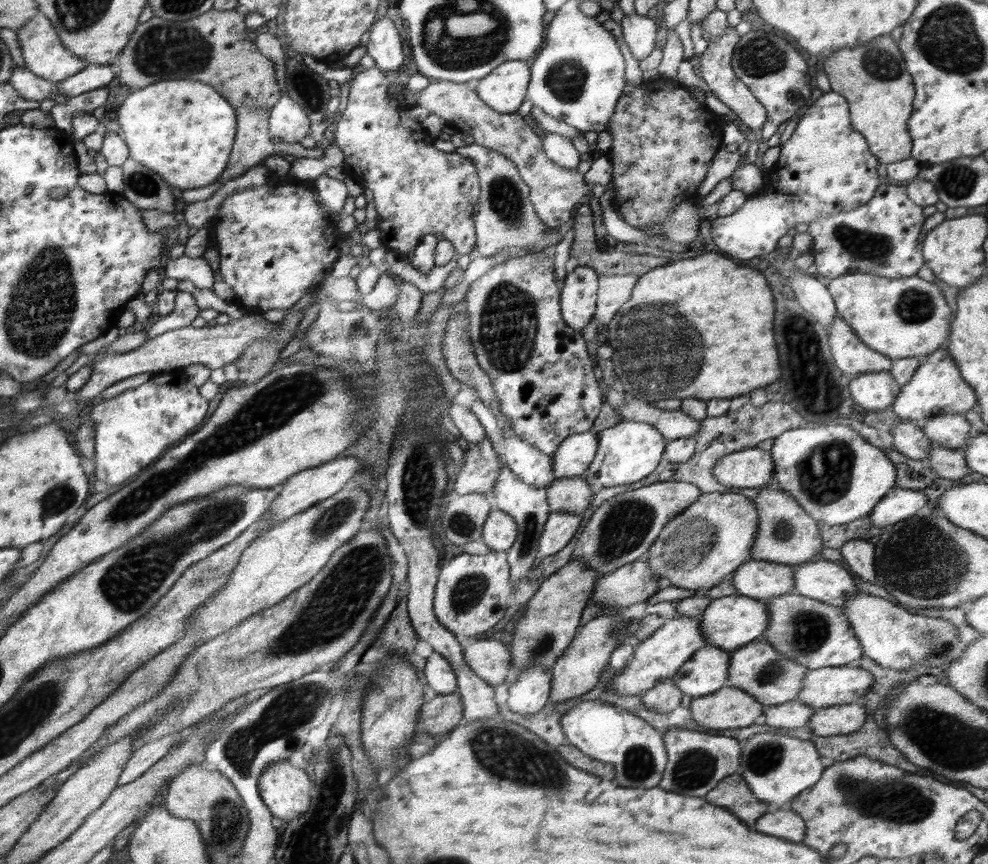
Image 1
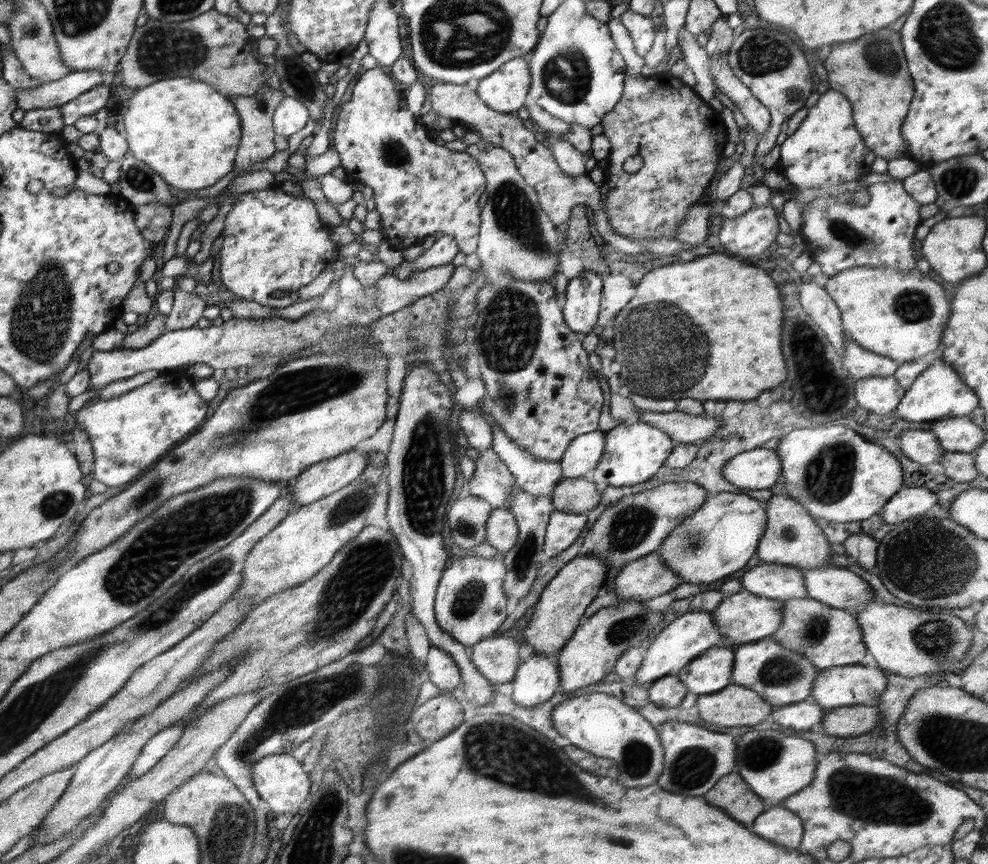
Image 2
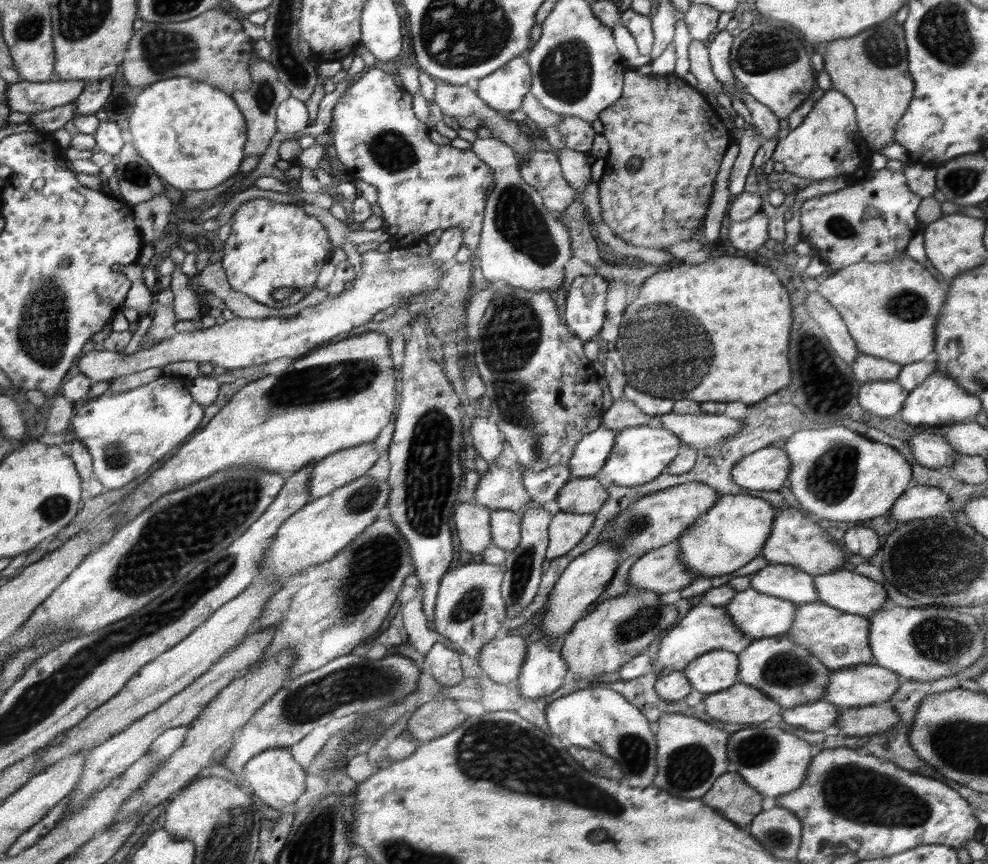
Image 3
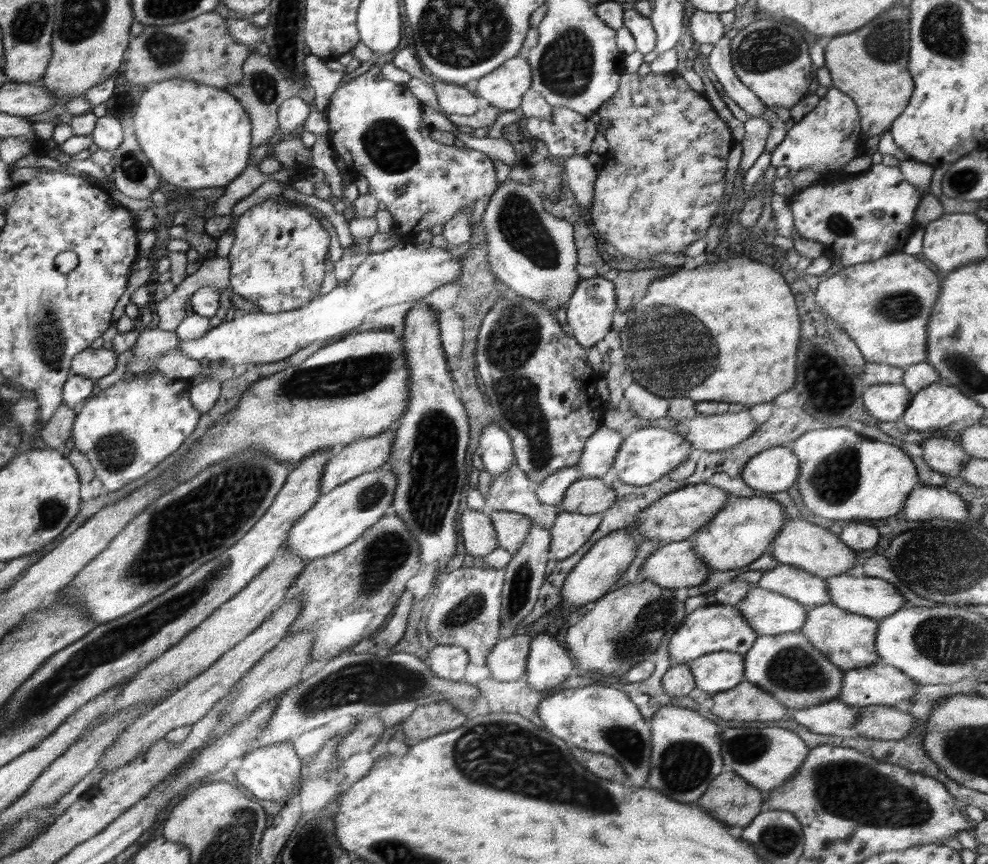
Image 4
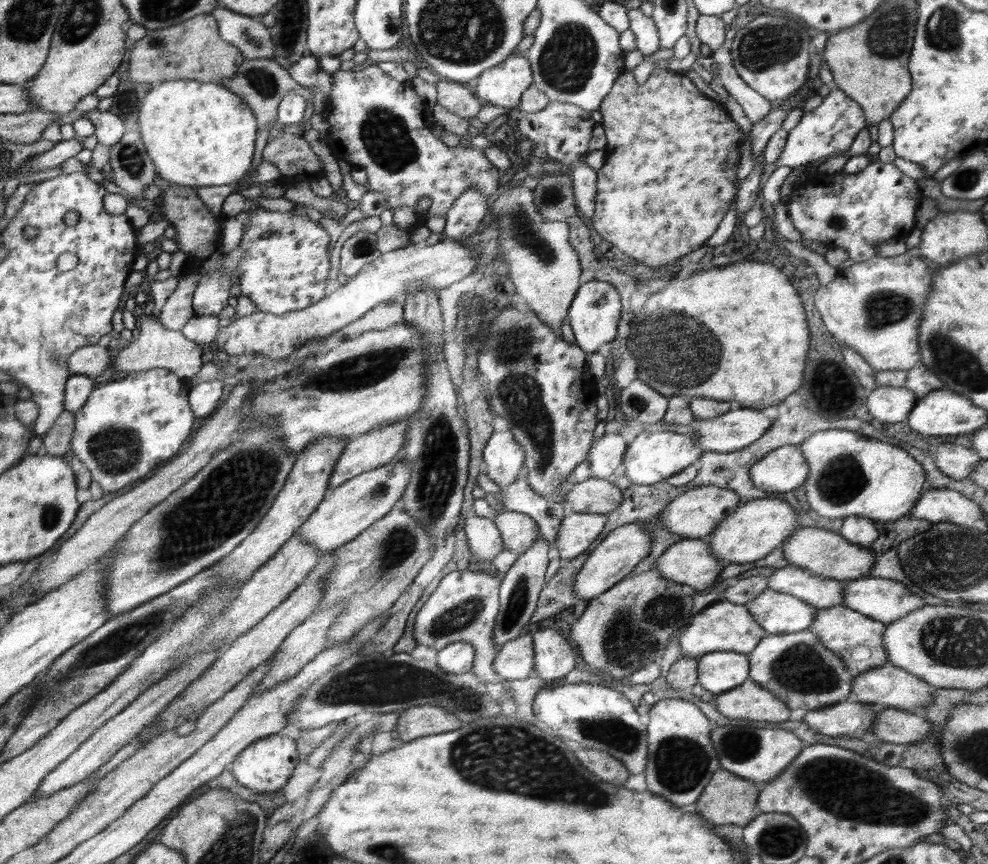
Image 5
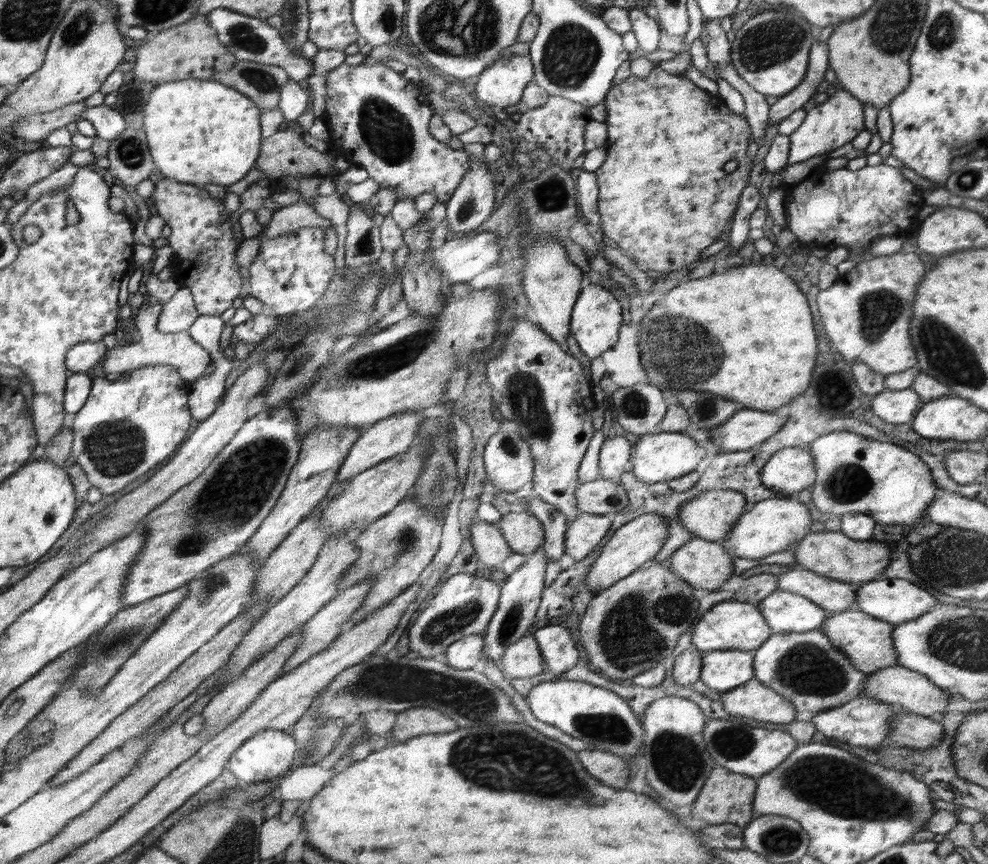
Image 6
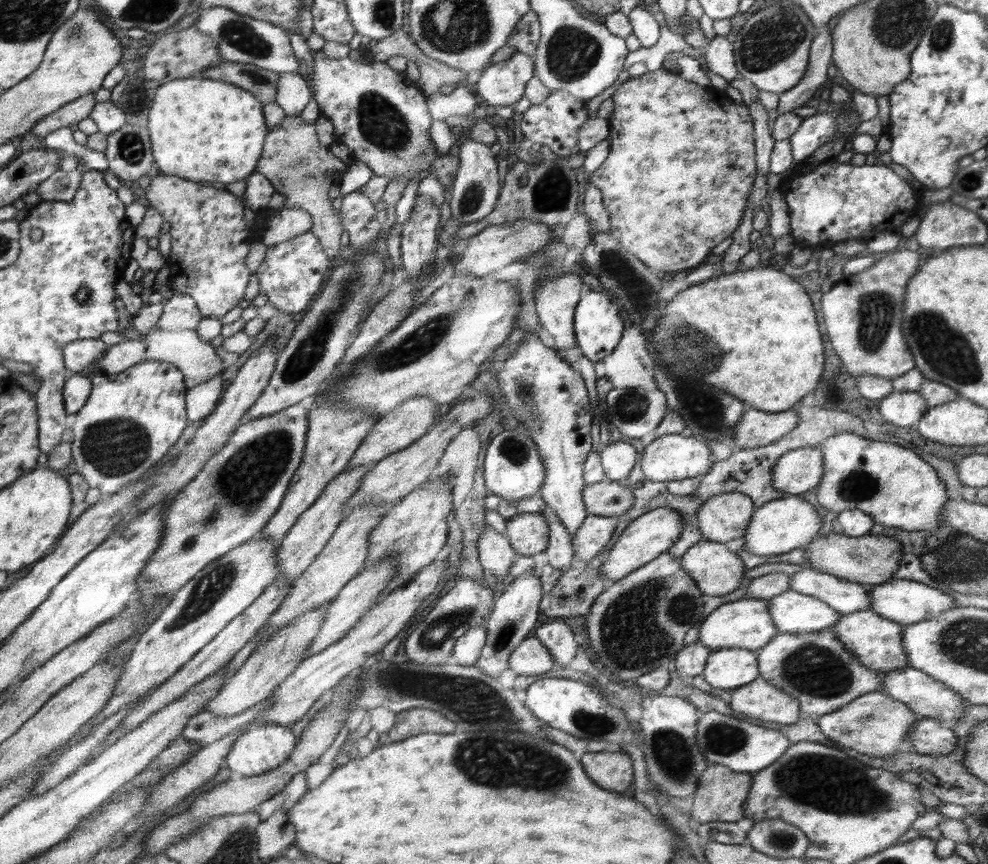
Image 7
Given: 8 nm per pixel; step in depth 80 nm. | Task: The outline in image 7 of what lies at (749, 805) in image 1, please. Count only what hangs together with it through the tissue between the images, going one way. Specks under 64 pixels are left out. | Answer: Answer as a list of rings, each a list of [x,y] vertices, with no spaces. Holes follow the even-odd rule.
[[[710,765],[706,772],[701,776],[701,784],[698,787],[694,804],[690,813],[700,822],[738,822],[744,819],[743,806],[750,794],[751,781],[753,776],[750,773],[733,772],[725,765]]]

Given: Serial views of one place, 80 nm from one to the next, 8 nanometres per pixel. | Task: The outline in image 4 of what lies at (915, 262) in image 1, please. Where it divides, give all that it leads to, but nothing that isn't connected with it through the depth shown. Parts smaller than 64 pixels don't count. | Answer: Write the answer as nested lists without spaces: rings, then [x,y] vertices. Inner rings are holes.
[[[875,164],[853,180],[836,180],[830,184],[813,184],[792,197],[791,213],[793,226],[808,240],[815,240],[824,246],[824,254],[839,256],[836,269],[866,263],[888,256],[892,250],[903,248],[906,240],[918,228],[914,213],[921,201],[922,193],[908,182],[898,167]]]

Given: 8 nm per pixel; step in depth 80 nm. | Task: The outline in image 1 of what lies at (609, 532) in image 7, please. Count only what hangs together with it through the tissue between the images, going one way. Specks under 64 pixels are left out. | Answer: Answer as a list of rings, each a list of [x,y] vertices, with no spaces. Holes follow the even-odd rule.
[[[552,510],[549,518],[546,519],[545,530],[541,534],[538,553],[548,557],[569,546],[580,532],[583,524],[581,515],[559,513]]]

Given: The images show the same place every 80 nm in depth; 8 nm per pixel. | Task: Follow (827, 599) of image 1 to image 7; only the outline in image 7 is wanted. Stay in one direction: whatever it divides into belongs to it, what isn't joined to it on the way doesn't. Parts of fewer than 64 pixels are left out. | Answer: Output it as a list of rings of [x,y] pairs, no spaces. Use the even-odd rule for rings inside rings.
[[[894,580],[868,586],[871,598],[870,608],[880,616],[903,626],[920,620],[930,620],[945,610],[955,607],[954,598],[942,590],[913,580]]]

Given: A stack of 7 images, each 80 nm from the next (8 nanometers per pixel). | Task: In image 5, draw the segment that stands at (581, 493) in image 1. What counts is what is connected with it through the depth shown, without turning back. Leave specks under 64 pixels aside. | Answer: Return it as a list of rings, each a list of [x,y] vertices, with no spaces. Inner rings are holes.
[[[590,477],[572,485],[565,496],[566,507],[571,512],[607,514],[622,504],[624,493],[607,479]]]

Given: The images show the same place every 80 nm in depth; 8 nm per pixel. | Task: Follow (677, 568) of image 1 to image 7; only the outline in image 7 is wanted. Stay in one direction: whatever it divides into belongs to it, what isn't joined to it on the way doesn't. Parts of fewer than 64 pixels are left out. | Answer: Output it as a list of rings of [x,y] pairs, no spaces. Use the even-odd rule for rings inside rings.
[[[798,495],[790,498],[783,496],[756,508],[743,536],[744,545],[749,553],[757,556],[781,555],[794,548],[809,546],[818,537],[820,528],[822,520],[811,503],[802,500]]]

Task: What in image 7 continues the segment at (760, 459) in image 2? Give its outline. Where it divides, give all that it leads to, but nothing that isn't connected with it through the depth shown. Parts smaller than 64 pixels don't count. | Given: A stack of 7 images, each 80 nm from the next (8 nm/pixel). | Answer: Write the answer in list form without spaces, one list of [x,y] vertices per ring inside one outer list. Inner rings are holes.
[[[804,447],[787,452],[773,468],[773,484],[788,494],[799,495],[817,488],[824,478],[825,459],[822,449]]]

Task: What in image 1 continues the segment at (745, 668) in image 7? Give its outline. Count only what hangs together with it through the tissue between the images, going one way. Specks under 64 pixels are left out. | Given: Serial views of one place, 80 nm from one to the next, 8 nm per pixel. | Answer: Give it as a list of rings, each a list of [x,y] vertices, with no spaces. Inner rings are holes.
[[[705,645],[673,676],[683,694],[712,695],[728,683],[732,654],[714,645]]]

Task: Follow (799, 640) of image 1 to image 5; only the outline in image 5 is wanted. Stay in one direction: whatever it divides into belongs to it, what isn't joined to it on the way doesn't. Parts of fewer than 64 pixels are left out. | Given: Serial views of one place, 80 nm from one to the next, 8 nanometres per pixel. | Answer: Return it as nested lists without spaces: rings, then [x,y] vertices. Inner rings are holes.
[[[838,605],[818,609],[817,616],[808,630],[819,636],[826,648],[829,648],[837,657],[841,657],[852,674],[860,674],[888,663],[883,647],[885,628],[886,624],[883,622],[865,617],[861,612],[856,612],[844,605]]]

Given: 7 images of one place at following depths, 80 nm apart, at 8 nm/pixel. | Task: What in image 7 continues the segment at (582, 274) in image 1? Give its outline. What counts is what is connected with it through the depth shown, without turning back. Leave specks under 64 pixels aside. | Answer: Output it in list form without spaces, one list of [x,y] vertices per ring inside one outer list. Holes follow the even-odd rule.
[[[588,291],[586,296],[582,296],[582,301],[576,309],[576,329],[577,346],[582,350],[582,354],[593,363],[604,360],[621,343],[624,335],[624,322],[619,316],[618,306],[612,301],[609,294],[601,291]]]

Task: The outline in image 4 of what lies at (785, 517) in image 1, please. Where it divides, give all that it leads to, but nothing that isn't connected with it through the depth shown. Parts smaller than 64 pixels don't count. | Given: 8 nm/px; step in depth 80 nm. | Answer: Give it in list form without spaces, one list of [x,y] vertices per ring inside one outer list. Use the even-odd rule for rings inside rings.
[[[807,517],[787,520],[773,545],[772,557],[778,563],[806,569],[816,576],[830,578],[839,574],[850,574],[856,569],[854,564],[857,552],[846,545],[840,536],[830,532],[829,529],[810,523]]]

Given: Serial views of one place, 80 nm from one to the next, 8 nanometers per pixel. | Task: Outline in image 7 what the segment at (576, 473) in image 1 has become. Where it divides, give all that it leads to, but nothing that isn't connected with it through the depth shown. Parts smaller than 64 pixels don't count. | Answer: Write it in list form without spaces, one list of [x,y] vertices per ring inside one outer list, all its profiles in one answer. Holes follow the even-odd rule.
[[[620,440],[604,446],[600,456],[605,478],[622,483],[638,465],[640,452],[634,442]]]

